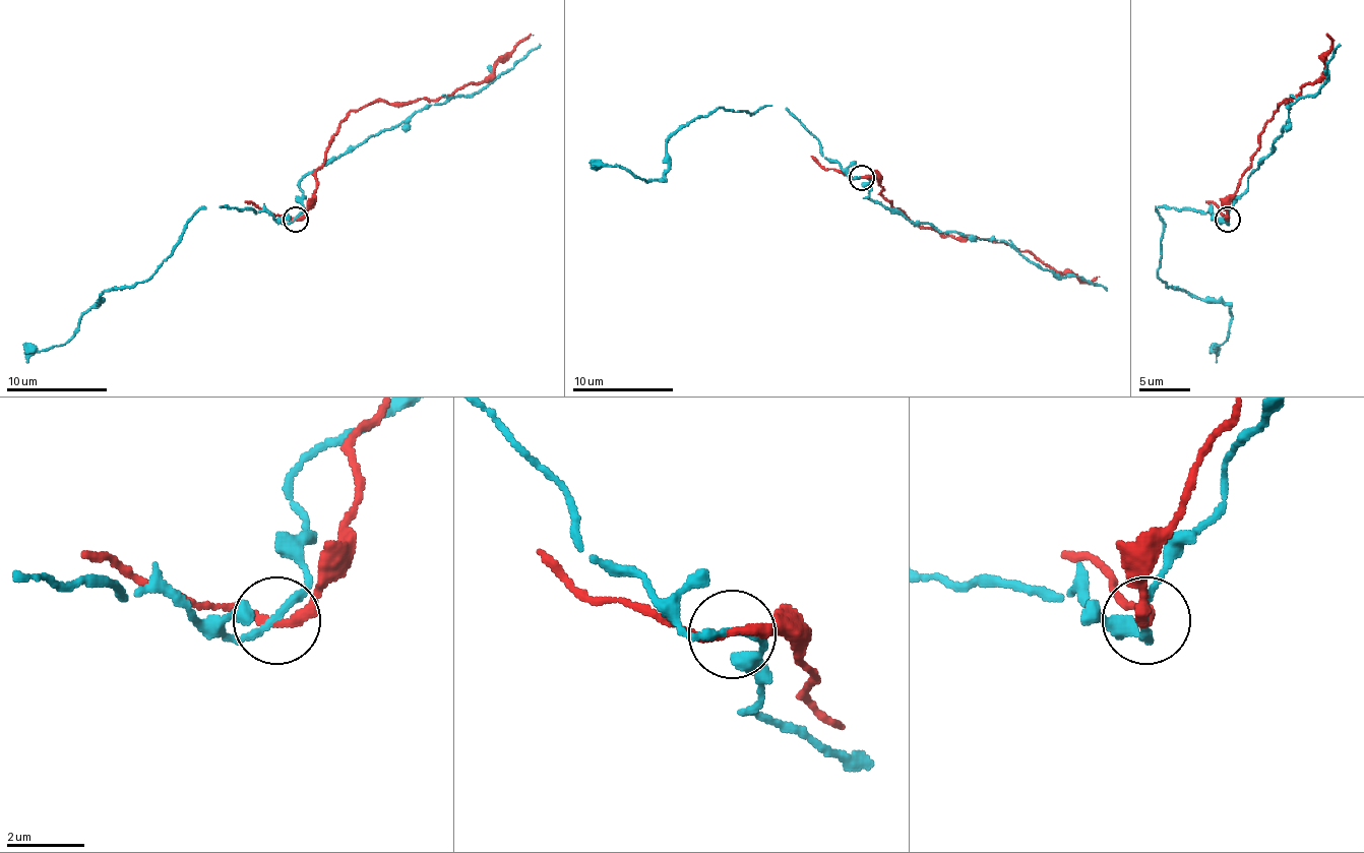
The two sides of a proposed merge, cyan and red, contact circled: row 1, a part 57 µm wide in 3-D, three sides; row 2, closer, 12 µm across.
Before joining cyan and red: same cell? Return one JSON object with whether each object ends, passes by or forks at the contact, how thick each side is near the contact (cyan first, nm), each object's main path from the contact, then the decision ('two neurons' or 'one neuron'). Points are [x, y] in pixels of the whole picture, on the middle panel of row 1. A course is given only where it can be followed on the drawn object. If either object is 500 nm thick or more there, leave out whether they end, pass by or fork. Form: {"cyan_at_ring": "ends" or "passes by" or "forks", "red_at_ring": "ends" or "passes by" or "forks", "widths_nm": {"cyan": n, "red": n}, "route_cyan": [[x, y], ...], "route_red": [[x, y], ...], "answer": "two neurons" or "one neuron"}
{"cyan_at_ring": "passes by", "red_at_ring": "passes by", "widths_nm": {"cyan": 190, "red": 220}, "route_cyan": [[861, 177], [828, 159], [785, 109], [769, 106], [686, 121], [668, 138], [668, 169], [659, 179], [590, 162]], "route_red": [[861, 177], [874, 177], [896, 209], [917, 225], [1031, 250], [1059, 273], [1074, 273], [1087, 284], [1100, 276]], "answer": "two neurons"}

